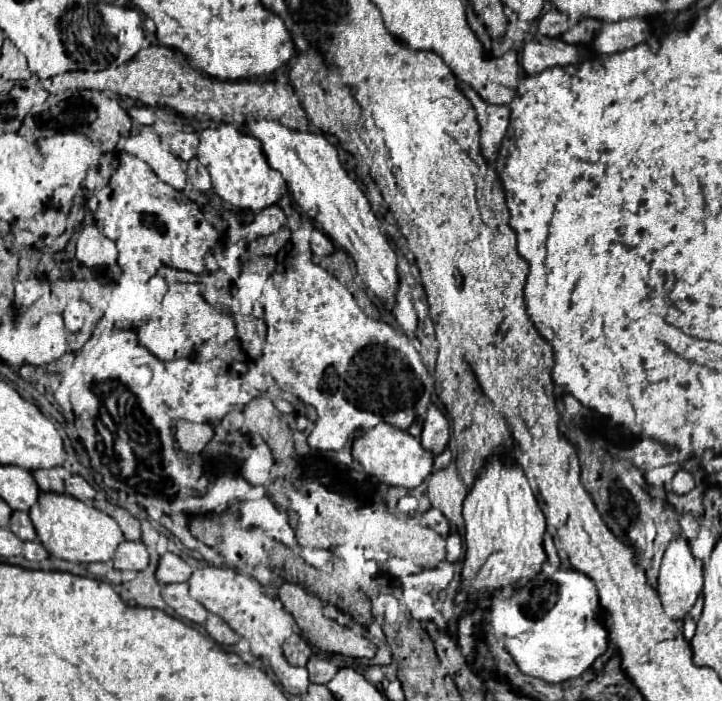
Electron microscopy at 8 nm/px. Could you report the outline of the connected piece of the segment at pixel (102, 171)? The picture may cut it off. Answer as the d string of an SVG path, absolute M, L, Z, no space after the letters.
M122 135L119 137L119 141L117 141L115 151L102 152L102 164L99 168L99 175L102 177L109 177L107 183L107 185L109 185L109 195L111 195L111 175L113 175L113 171L115 171L115 169L117 169L117 165L119 165L119 157L121 157L121 153L131 153L131 151L127 151L127 149L123 149L127 141L129 141L129 137Z

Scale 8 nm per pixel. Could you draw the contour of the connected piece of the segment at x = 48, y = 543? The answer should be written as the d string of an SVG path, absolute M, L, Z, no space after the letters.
M41 493L29 517L37 529L41 545L57 559L73 563L105 563L113 559L119 541L123 541L123 531L113 517L69 495Z

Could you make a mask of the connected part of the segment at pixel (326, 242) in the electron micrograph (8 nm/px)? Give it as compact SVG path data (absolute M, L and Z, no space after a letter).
M313 229L313 231L311 231L311 235L309 235L309 245L311 245L311 249L313 249L313 253L315 253L317 257L325 257L325 255L333 253L333 243L331 243L331 239L329 239L325 233L321 233L319 229Z

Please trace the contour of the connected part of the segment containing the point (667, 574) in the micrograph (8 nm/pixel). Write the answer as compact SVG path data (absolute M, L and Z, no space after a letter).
M685 537L671 541L657 573L657 593L663 605L673 605L683 619L695 603L703 585L703 561L691 551Z

